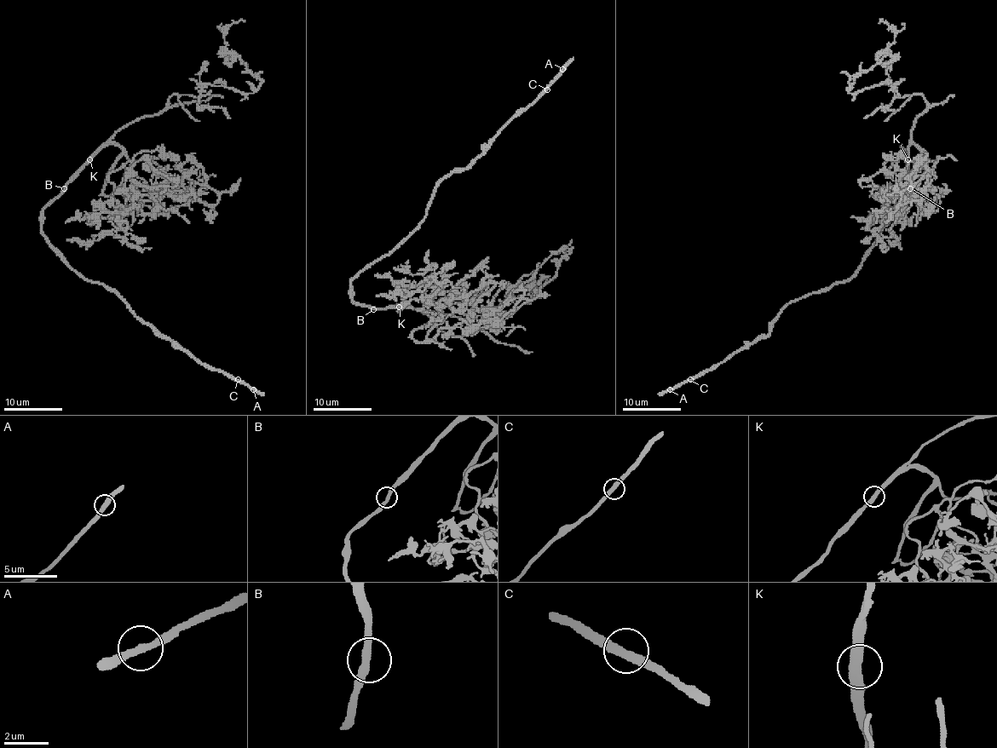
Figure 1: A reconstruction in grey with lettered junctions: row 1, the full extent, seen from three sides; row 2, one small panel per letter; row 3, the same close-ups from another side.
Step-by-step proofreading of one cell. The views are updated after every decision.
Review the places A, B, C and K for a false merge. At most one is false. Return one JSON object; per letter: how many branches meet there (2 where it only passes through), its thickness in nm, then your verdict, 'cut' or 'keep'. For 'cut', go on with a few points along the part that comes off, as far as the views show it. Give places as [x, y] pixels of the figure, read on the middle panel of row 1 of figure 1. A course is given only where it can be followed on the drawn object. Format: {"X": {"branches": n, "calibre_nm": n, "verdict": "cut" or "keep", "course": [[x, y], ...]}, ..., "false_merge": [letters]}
{"A": {"branches": 2, "calibre_nm": 360, "verdict": "keep"}, "B": {"branches": 2, "calibre_nm": 320, "verdict": "keep"}, "C": {"branches": 2, "calibre_nm": 360, "verdict": "keep"}, "K": {"branches": 2, "calibre_nm": 360, "verdict": "keep"}, "false_merge": []}

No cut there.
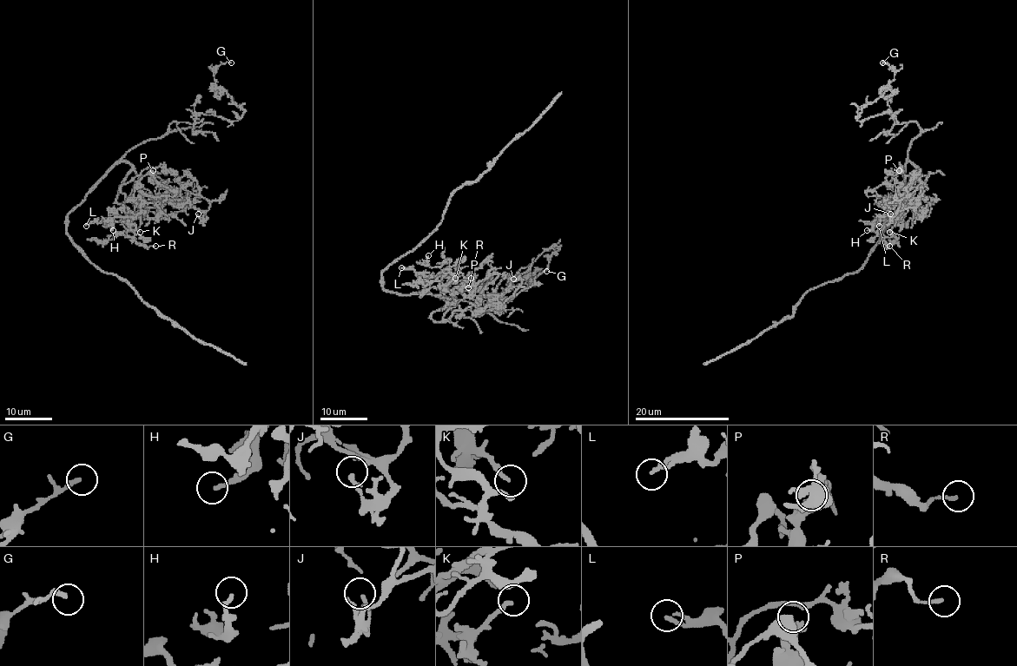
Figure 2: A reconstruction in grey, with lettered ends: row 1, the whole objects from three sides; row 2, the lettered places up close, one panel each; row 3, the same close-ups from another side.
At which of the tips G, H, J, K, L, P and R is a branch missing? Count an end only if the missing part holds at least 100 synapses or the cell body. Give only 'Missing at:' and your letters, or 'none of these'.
Missing at: none of these

